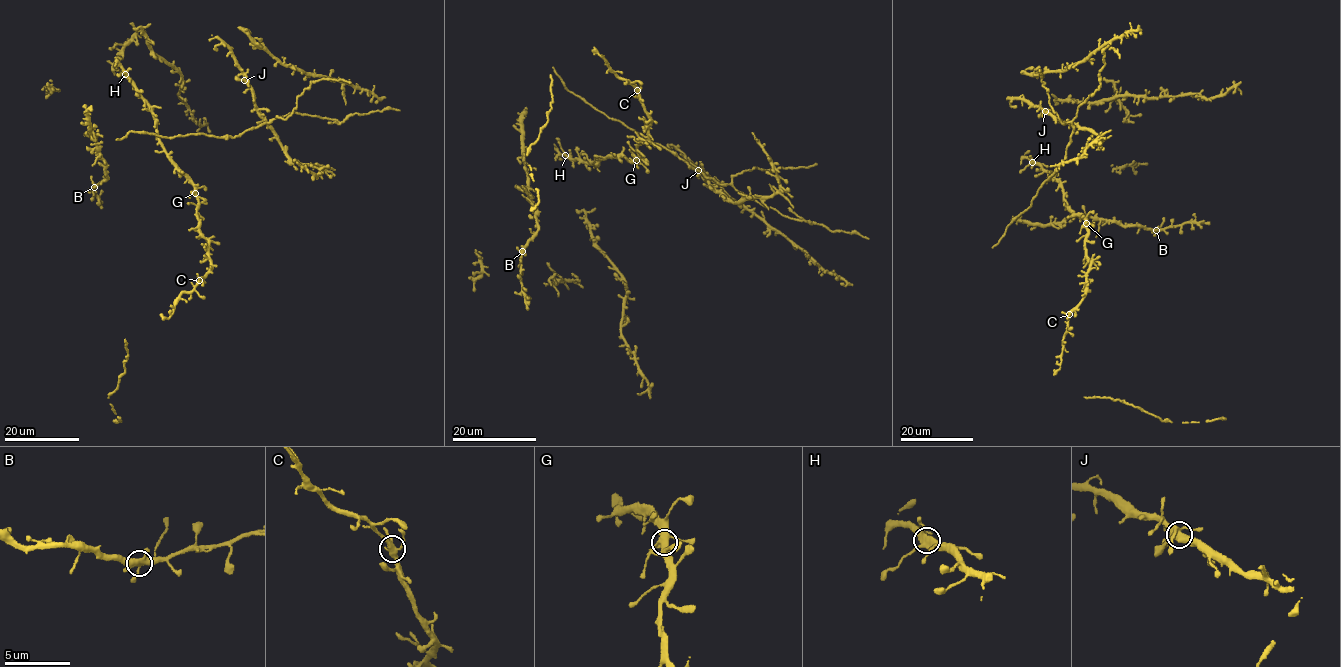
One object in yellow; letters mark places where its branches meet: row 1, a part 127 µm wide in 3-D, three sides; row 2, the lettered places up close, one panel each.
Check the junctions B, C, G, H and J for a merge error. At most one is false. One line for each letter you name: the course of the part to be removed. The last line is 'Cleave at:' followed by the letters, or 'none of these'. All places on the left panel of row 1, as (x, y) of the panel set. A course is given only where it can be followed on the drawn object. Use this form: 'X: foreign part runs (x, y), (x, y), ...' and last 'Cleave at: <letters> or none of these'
Cleave at: none of these

